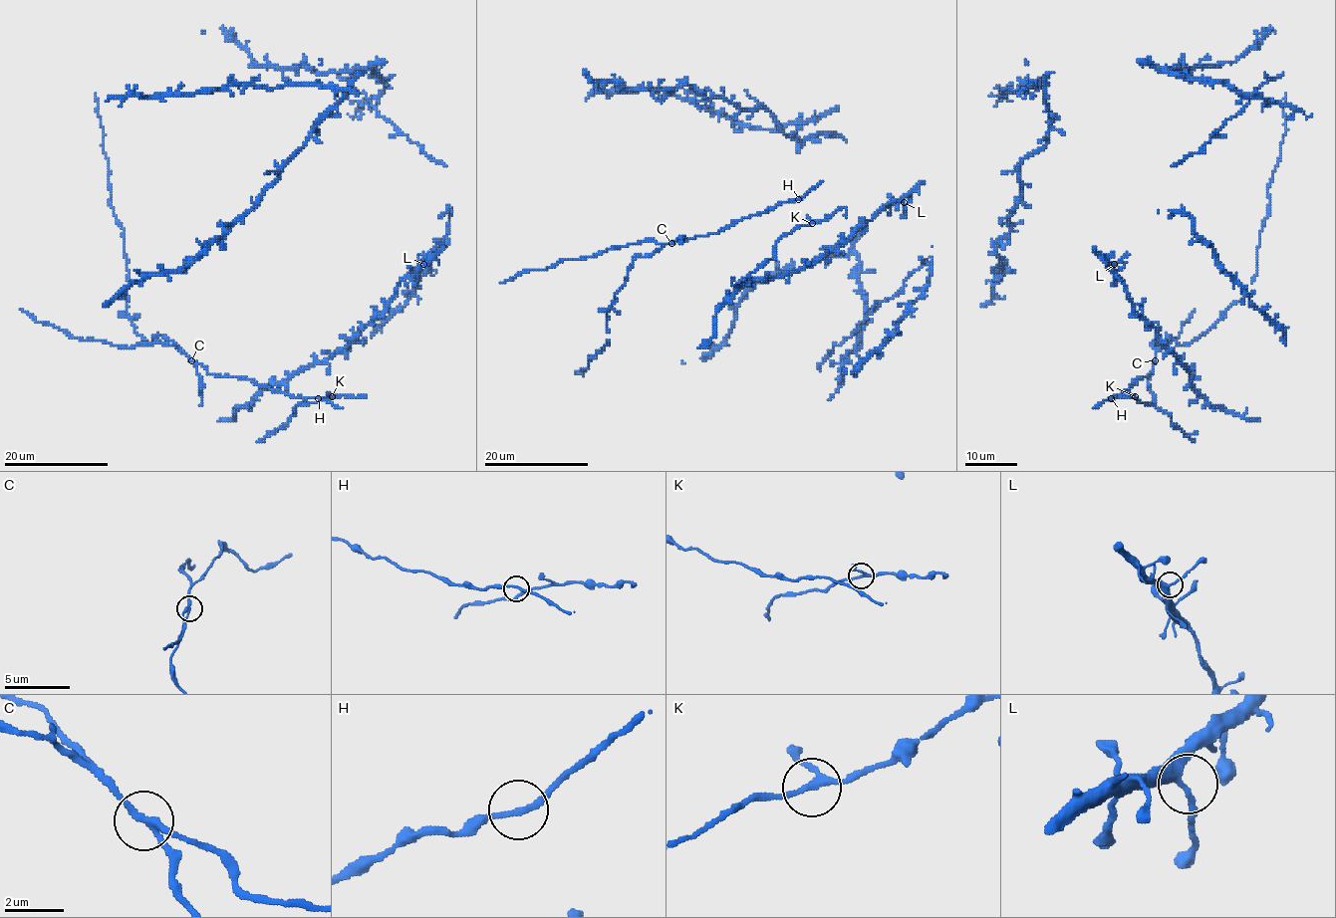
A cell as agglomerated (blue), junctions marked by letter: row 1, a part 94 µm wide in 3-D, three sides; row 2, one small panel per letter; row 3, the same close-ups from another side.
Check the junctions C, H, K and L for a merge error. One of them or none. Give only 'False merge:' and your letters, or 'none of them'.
False merge: C

